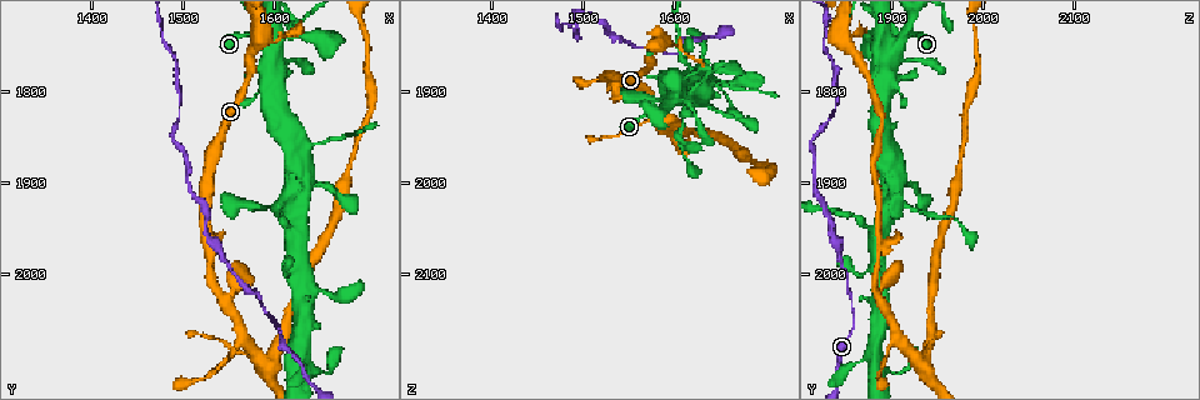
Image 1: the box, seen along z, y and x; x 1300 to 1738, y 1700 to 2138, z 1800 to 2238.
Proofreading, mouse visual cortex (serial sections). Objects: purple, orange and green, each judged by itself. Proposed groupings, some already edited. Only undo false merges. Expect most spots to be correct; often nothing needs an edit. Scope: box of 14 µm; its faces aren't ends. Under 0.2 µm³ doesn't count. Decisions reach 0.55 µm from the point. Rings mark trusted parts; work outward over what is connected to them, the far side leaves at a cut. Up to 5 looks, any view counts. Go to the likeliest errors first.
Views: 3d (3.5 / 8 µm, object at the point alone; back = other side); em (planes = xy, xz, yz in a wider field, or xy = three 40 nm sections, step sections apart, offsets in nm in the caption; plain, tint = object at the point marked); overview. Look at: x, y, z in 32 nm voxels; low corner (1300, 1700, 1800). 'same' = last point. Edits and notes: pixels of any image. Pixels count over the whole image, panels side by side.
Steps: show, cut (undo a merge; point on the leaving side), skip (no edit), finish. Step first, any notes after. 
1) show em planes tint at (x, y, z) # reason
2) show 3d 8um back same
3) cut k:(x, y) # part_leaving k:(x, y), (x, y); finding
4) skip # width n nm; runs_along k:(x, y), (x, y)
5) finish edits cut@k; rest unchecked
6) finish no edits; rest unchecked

show 3d 3.5um at (1600, 1755, 1900) # calibre changes

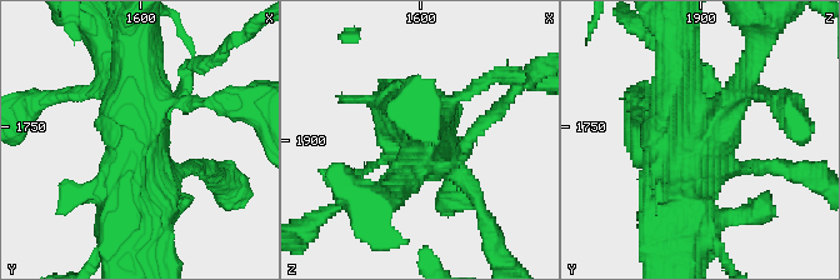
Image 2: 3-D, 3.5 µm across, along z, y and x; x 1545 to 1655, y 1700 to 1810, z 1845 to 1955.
show em xy step 1 tint at (1600, 1756, 1901) # shape alone is not enough

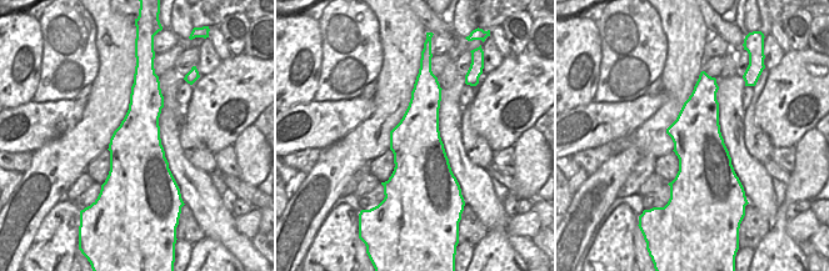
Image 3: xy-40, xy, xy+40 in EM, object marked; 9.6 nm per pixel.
skip # continuous, no second cell

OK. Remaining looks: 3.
show 3d 3.5um at (1530, 1980, 1890) # thin neck

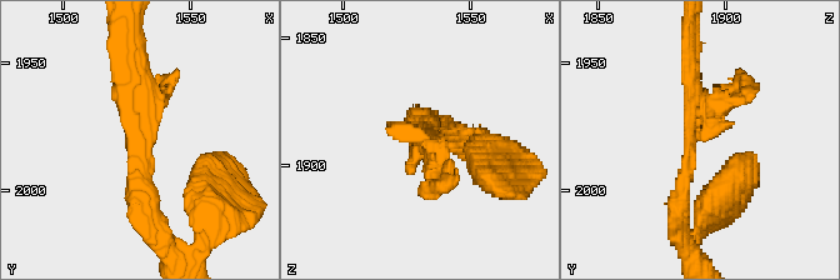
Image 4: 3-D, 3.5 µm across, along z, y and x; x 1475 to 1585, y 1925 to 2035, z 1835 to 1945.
show em xy step 1 tint at (1531, 1979, 1885) # now the EM

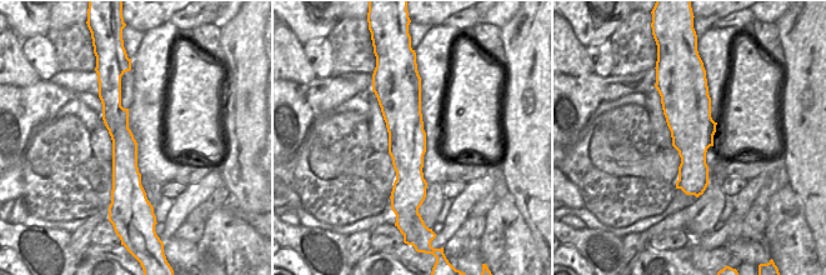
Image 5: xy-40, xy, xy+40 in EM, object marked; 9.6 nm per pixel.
skip # runs_along 5:(405, 86), (409, 179), (420, 194); continuous, no second cell

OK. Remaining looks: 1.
finish no edits; rest unchecked

